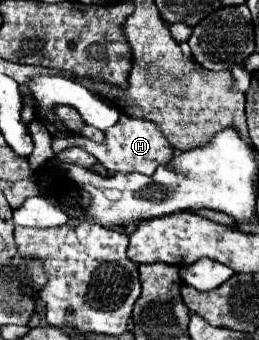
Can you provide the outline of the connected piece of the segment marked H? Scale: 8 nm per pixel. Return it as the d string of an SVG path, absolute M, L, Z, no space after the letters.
M122 113L120 121L112 129L108 129L108 133L104 133L104 143L92 143L90 139L84 139L80 135L62 137L62 139L54 137L54 141L52 141L54 153L64 151L64 147L82 147L82 149L86 149L110 173L138 171L142 175L152 175L156 171L156 167L160 167L160 165L170 167L172 157L176 155L176 149L166 141L166 137L162 135L162 129L156 123L146 121L146 119L134 119L134 117L128 117L126 113Z

